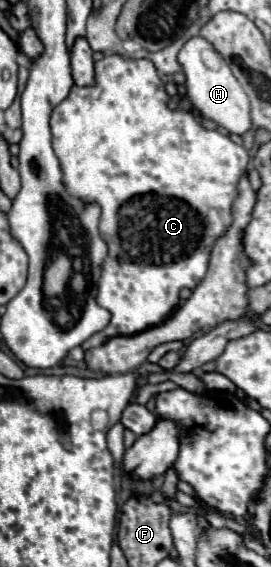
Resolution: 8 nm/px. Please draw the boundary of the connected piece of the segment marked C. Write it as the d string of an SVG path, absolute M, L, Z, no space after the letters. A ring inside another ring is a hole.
M112 54L112 56L104 56L102 60L98 60L94 64L94 84L92 86L74 86L68 94L68 98L58 104L50 116L50 128L52 128L52 148L60 160L60 168L62 168L62 182L64 182L64 188L68 190L70 196L74 198L80 198L82 202L96 202L100 208L102 208L102 214L100 214L100 236L102 240L108 244L108 256L104 258L102 262L102 274L100 274L100 280L98 280L98 294L96 294L96 302L106 308L112 318L110 318L110 324L92 334L82 346L84 350L88 348L96 348L100 346L102 342L106 342L106 338L112 338L112 336L130 336L130 334L136 334L136 332L142 332L142 330L148 330L152 326L158 326L162 324L174 310L176 306L180 304L180 290L182 288L190 288L194 290L206 276L206 270L208 270L208 260L210 260L210 248L214 246L214 238L210 236L210 232L206 232L206 216L212 208L216 208L216 212L220 214L222 218L222 230L230 226L232 218L230 218L230 206L234 202L234 194L236 194L236 186L238 186L238 178L246 172L246 166L250 162L250 154L248 150L244 150L240 144L232 142L228 136L224 136L222 132L218 130L206 130L200 126L198 118L194 112L190 110L172 110L168 106L168 94L164 90L164 84L154 68L154 64L150 60L134 60L134 58L124 58L124 56L118 56L118 54Z

